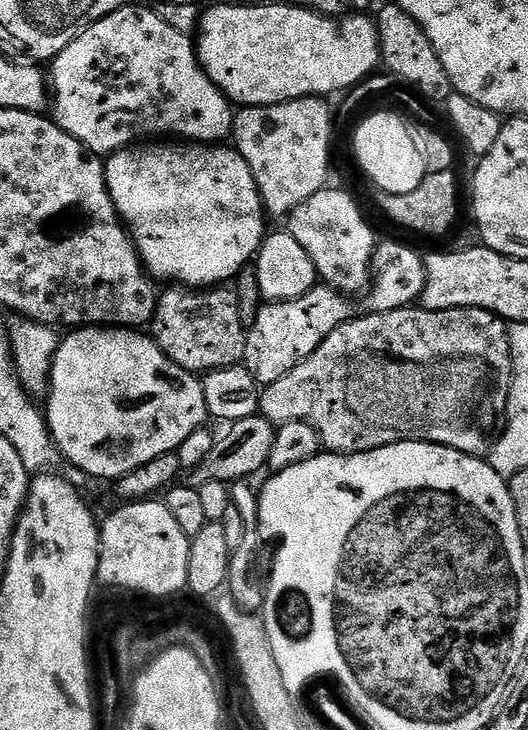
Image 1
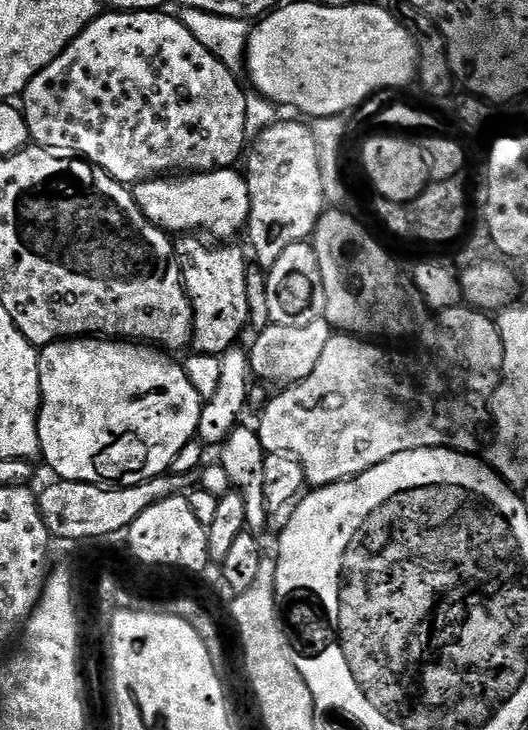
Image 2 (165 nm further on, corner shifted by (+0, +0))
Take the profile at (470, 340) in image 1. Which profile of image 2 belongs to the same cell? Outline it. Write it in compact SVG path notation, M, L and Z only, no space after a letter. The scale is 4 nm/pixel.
M461 306L458 308L447 308L445 312L439 313L435 317L436 321L425 330L420 336L420 357L415 360L412 356L396 356L392 352L387 352L384 348L379 348L379 343L369 342L356 334L334 334L330 342L326 342L326 347L322 354L318 354L318 366L314 366L310 378L302 378L302 382L289 384L264 408L264 413L260 416L258 431L260 434L260 444L265 453L282 452L293 457L300 466L303 479L312 488L325 488L327 484L337 484L343 480L354 480L361 476L366 470L378 466L386 458L394 454L402 454L406 450L418 450L419 448L455 448L458 452L471 453L472 447L476 444L476 427L490 416L490 401L496 394L496 387L500 384L500 374L504 366L504 343L496 329L495 319L483 310L477 310L471 306Z

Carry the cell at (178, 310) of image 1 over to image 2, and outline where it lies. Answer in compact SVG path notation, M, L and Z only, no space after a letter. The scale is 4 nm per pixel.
M180 234L174 240L180 277L192 308L190 344L196 352L207 356L223 356L237 343L240 328L248 324L248 264L244 261L245 249L234 245L232 242L213 242L200 234Z

